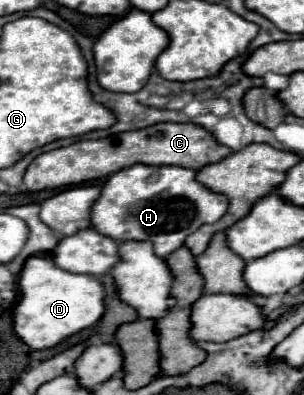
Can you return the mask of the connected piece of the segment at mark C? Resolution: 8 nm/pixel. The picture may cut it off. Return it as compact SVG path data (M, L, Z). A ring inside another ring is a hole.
M157 123L139 131L127 131L127 133L119 133L119 137L107 137L107 139L97 139L97 141L79 141L55 151L47 151L41 153L27 169L23 183L29 191L43 191L43 189L55 189L55 187L65 187L65 185L79 185L79 183L87 183L87 181L95 181L95 179L105 179L109 175L113 175L113 171L121 171L121 167L131 167L137 163L143 165L181 165L181 167L189 167L189 169L203 169L205 165L217 163L221 159L225 159L227 155L231 155L233 151L221 143L217 143L217 139L213 139L213 135L203 129L201 125L195 123Z

